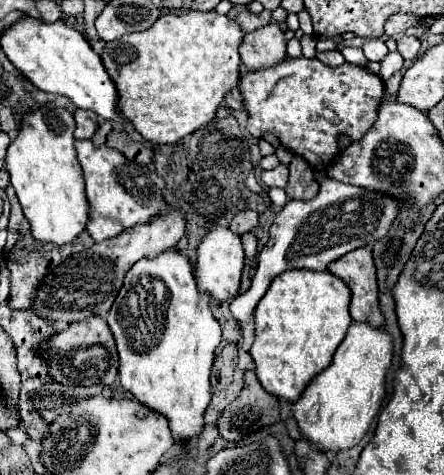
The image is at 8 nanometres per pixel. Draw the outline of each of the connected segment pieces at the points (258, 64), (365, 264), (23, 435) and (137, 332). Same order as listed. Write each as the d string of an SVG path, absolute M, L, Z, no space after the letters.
M275 23L259 27L253 33L247 33L241 43L243 47L239 49L239 53L247 69L269 67L281 63L287 57L283 31Z
M369 247L355 249L345 257L333 261L329 271L345 281L351 291L351 317L353 321L365 321L371 327L381 327L383 317L377 307L377 281L373 269L373 255Z
M12 427L5 433L13 441L13 443L21 446L23 446L25 441L29 439L29 435L23 427Z
M177 249L165 251L155 259L141 259L125 277L125 285L107 315L107 323L117 343L119 381L139 403L169 421L177 443L193 441L203 431L203 413L211 403L211 367L215 349L221 343L221 327L209 309L209 297L197 293L191 263Z

